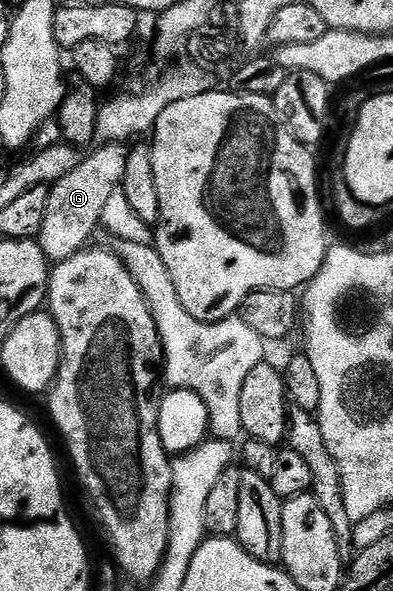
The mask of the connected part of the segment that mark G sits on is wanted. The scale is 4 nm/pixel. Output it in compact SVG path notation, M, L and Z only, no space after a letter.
M111 142L96 147L93 152L73 172L49 186L47 216L43 216L39 241L50 263L67 260L90 245L91 239L101 226L104 204L123 180L130 152L128 145Z

